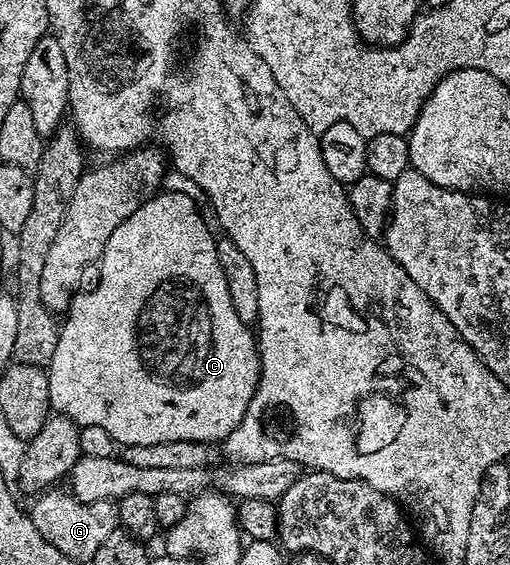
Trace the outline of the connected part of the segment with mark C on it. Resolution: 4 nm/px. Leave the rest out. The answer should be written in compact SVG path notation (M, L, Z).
M158 192L150 201L144 202L138 208L138 212L134 212L134 216L130 216L126 220L122 220L122 224L118 224L118 228L114 228L114 236L110 236L110 240L106 240L106 248L104 255L101 256L98 269L100 269L100 279L96 282L93 290L85 289L83 292L77 293L72 299L72 303L68 305L66 317L63 319L60 327L60 335L58 336L58 348L54 348L54 356L47 364L48 379L50 380L50 404L52 410L57 415L64 415L75 422L77 426L97 426L98 428L106 428L106 432L110 432L110 436L121 447L133 446L134 444L166 444L166 440L194 440L195 442L210 442L213 444L223 443L226 436L230 436L230 432L234 432L234 428L238 428L238 424L242 424L242 416L246 416L246 408L250 408L250 400L256 391L256 385L260 379L260 352L258 349L258 338L254 333L253 327L249 323L238 320L238 312L234 312L234 303L230 301L230 288L226 288L226 276L222 272L222 264L218 260L218 252L216 251L217 239L212 238L212 234L208 231L206 223L200 219L200 210L196 207L196 202L188 194L164 194Z

